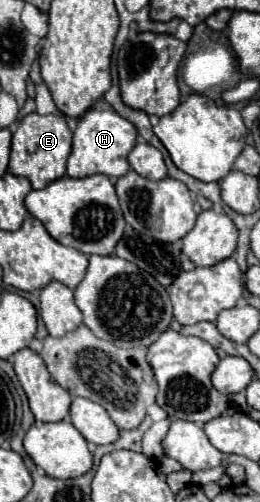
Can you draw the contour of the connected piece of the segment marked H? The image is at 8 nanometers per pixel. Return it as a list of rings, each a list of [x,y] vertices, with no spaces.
[[[91,108],[83,118],[77,120],[77,128],[73,132],[73,150],[67,160],[67,174],[71,178],[83,178],[91,174],[107,174],[107,176],[125,176],[131,170],[127,162],[127,154],[137,144],[137,128],[129,120],[121,118],[115,110],[97,110]]]

